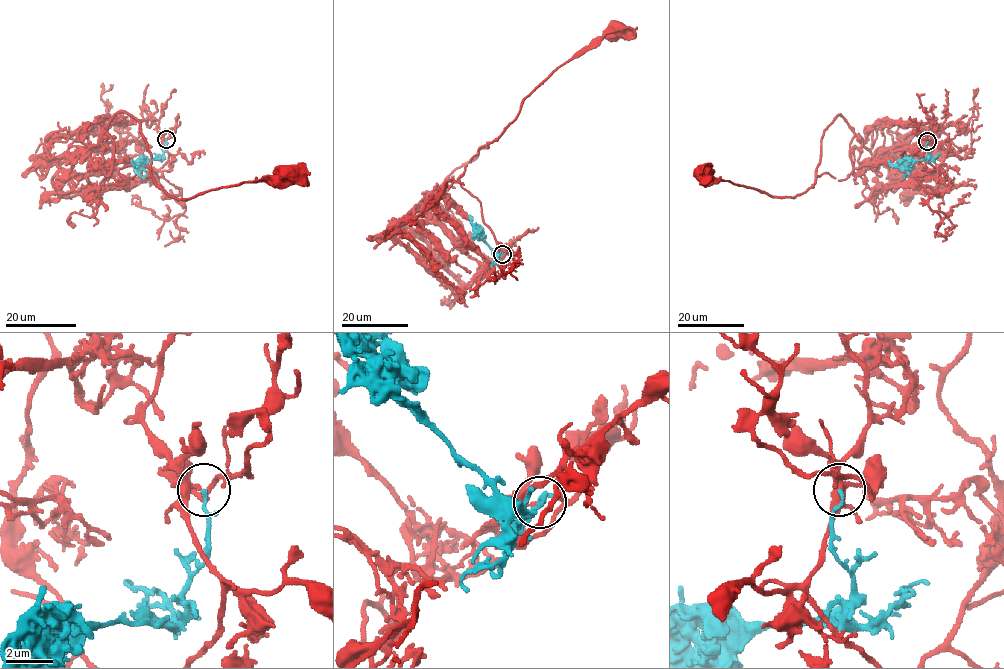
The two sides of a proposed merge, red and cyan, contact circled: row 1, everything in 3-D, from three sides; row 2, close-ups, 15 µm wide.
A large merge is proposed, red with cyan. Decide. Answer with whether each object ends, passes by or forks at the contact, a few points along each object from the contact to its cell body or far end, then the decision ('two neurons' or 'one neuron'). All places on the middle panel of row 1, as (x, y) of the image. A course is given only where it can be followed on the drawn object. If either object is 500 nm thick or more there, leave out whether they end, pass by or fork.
red forks; cyan ends; course red (501, 254), (491, 260), (425, 199), (487, 148), (557, 69), (619, 30); course cyan (501, 254), (499, 255), (475, 231), (469, 215); one neuron

